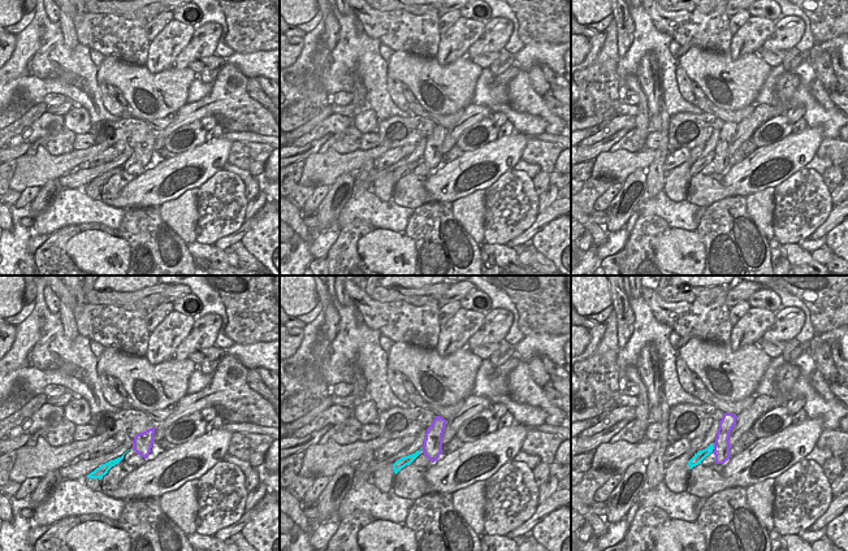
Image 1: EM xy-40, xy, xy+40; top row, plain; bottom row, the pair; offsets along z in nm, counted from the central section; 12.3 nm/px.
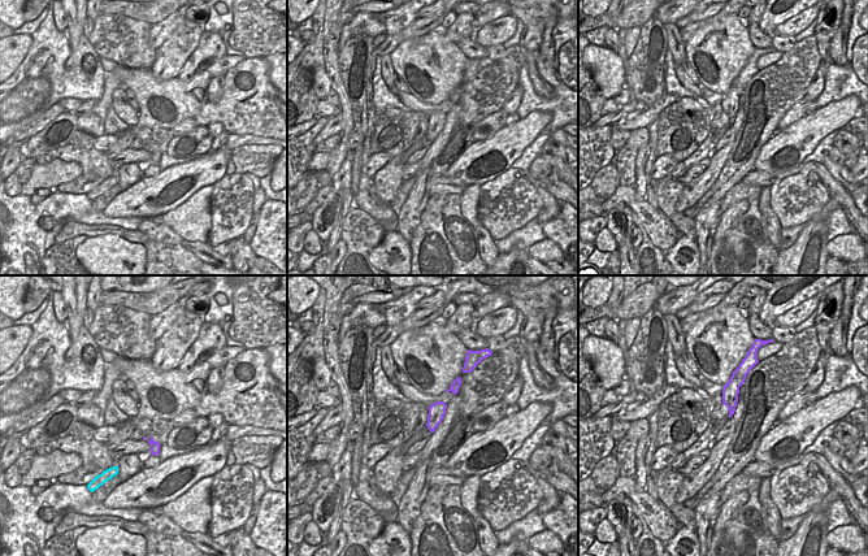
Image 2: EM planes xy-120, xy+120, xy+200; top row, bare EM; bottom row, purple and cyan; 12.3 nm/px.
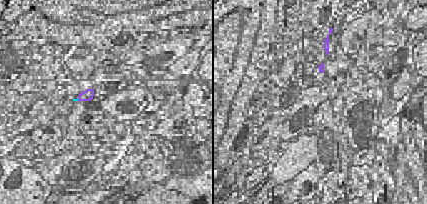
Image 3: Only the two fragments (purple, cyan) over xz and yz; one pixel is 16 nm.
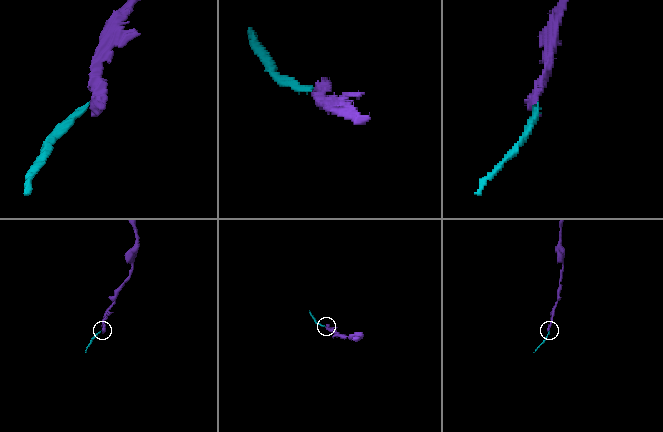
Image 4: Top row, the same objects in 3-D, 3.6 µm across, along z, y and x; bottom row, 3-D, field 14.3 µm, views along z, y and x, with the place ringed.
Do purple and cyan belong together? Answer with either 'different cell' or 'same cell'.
same cell

